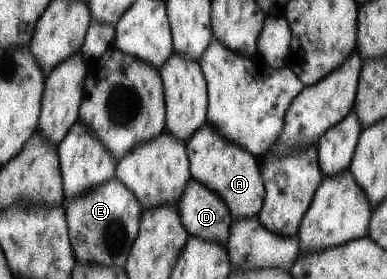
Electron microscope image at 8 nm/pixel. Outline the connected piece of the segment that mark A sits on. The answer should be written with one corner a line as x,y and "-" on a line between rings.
205,121
205,124
189,138
186,149
187,156
189,156
191,178
195,182
201,182
201,186
209,188
209,192
221,196
223,202
227,202
225,206
229,208
232,220
258,216
265,196
258,166
259,159
247,150
243,150
241,146
237,146
221,136
219,130
215,130

